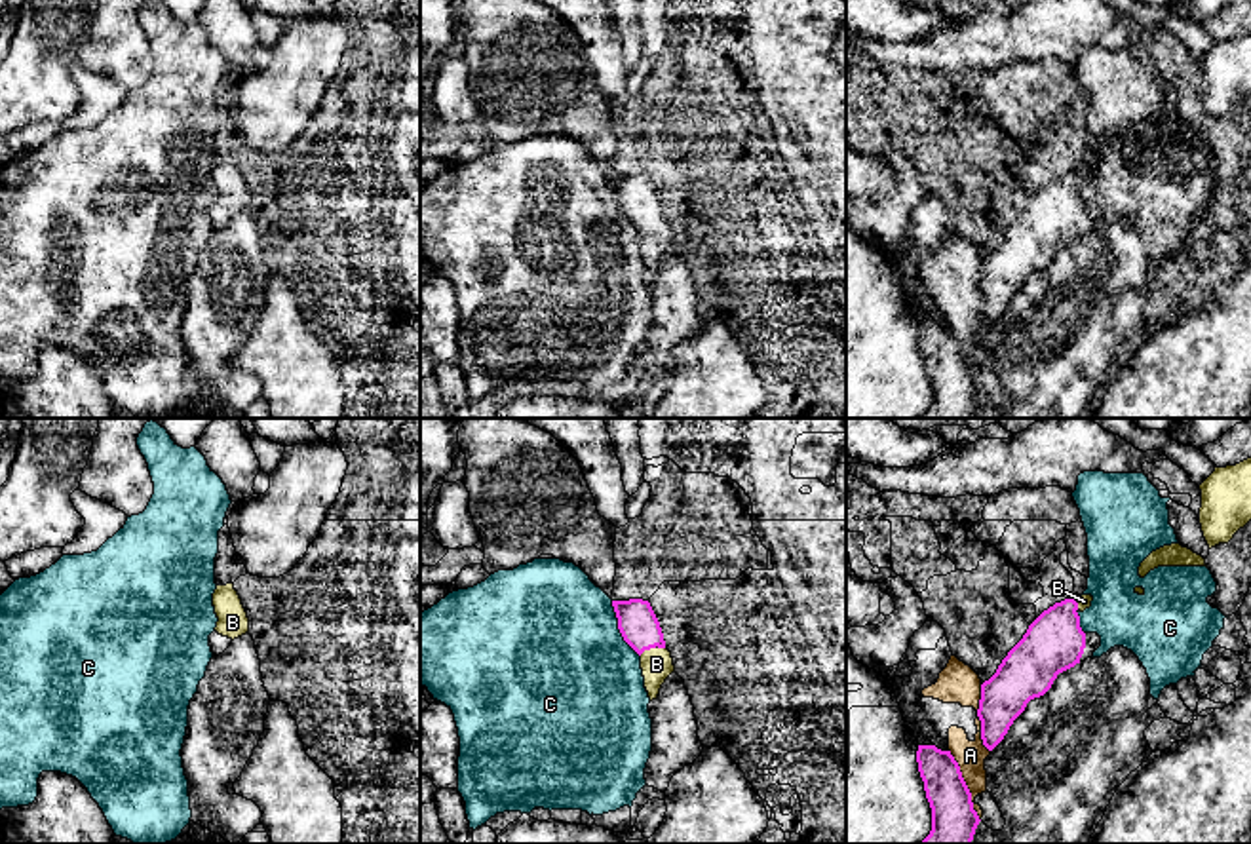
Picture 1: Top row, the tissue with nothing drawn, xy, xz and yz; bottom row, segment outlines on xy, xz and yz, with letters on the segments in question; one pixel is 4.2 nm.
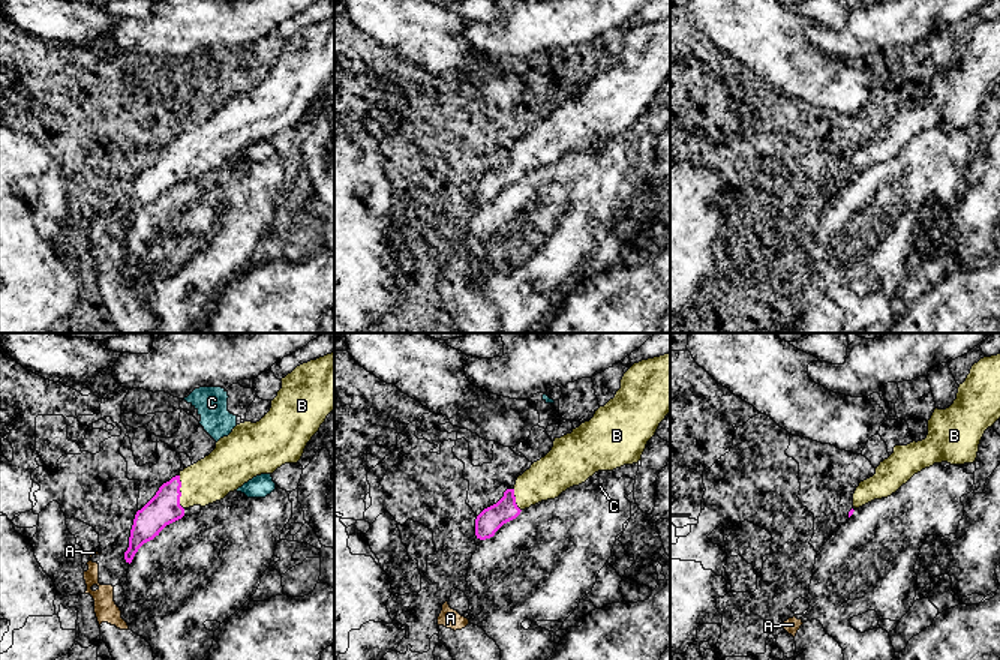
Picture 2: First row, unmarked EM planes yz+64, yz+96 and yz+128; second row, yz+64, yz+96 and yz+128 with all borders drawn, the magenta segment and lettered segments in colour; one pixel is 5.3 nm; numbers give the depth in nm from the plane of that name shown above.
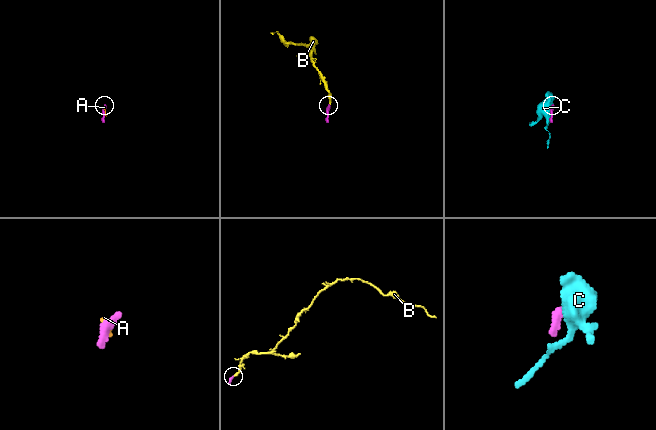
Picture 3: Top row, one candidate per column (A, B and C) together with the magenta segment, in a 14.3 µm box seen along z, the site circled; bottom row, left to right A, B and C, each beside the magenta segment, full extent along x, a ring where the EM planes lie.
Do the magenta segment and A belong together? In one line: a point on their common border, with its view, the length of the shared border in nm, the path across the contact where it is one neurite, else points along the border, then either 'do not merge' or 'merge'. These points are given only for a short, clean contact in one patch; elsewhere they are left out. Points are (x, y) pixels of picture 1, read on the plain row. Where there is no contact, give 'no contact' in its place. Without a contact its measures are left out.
meets magenta in yz at (966, 360); contact 340 nm long; do not merge

